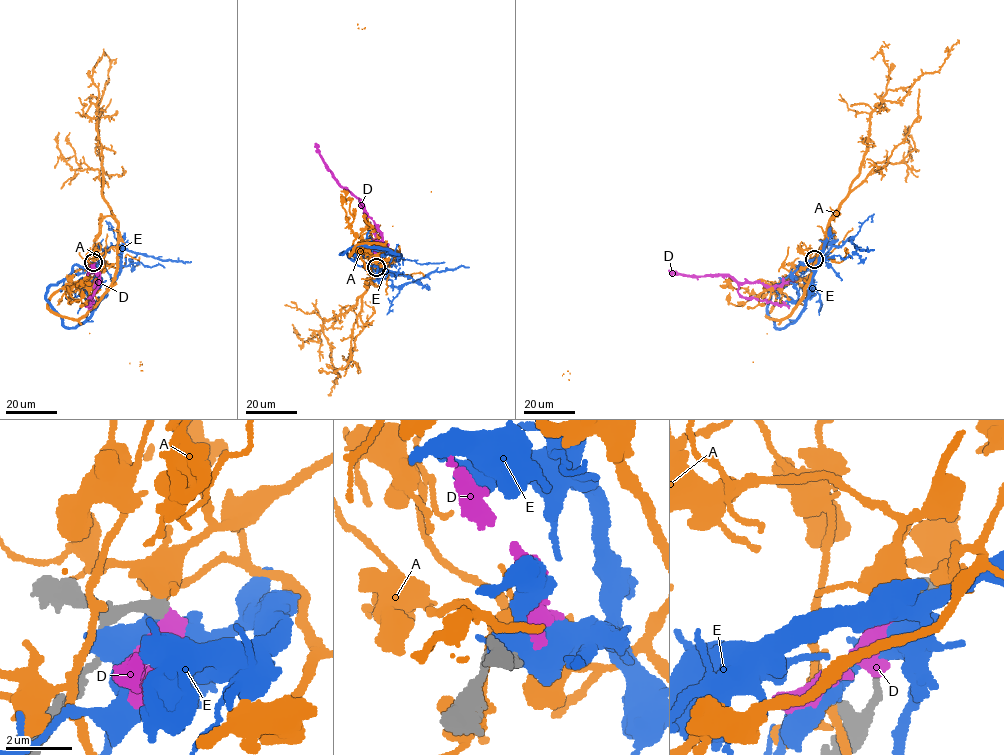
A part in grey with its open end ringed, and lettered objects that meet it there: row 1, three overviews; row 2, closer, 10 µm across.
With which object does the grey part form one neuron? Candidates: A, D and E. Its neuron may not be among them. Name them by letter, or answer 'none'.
none

